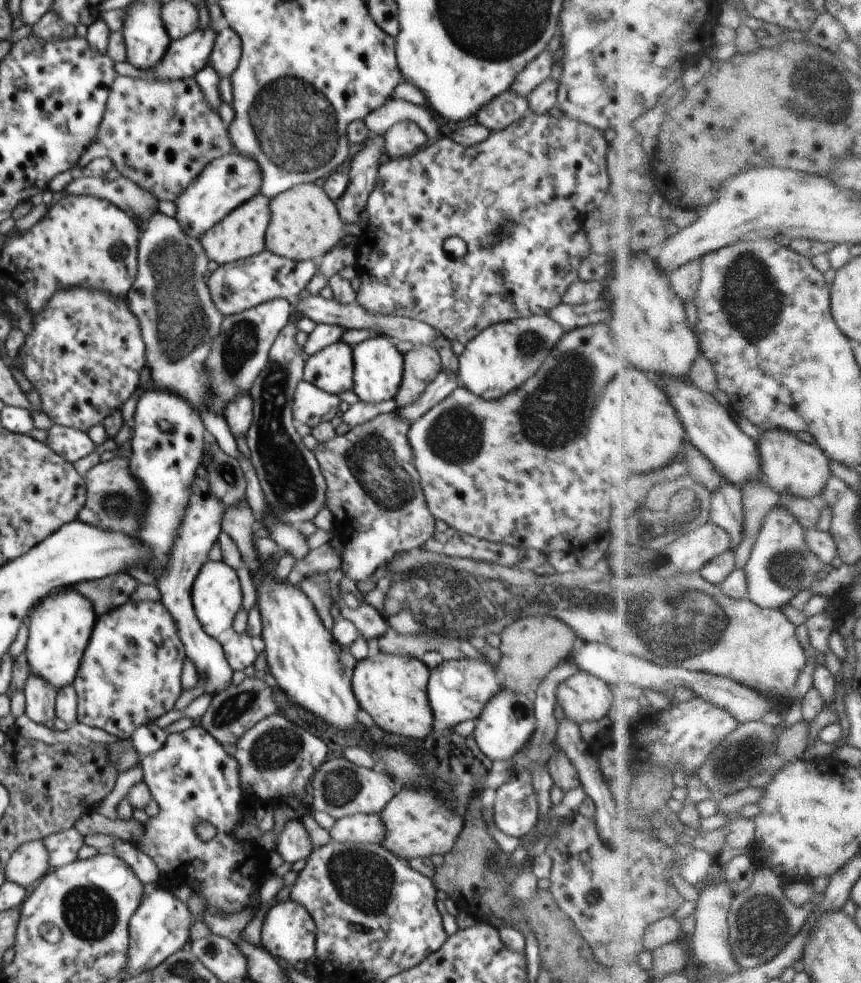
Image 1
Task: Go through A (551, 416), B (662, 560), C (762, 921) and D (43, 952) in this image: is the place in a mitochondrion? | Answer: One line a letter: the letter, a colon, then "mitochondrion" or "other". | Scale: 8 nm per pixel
A: mitochondrion
B: mitochondrion
C: mitochondrion
D: other

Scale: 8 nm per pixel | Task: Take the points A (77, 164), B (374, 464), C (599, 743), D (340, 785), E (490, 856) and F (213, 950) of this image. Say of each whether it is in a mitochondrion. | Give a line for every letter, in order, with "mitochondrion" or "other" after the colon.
A: other
B: mitochondrion
C: other
D: mitochondrion
E: mitochondrion
F: mitochondrion

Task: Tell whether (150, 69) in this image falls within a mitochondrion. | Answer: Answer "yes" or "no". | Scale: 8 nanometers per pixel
no

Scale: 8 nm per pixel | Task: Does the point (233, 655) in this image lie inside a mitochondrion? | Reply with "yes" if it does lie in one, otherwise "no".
no

